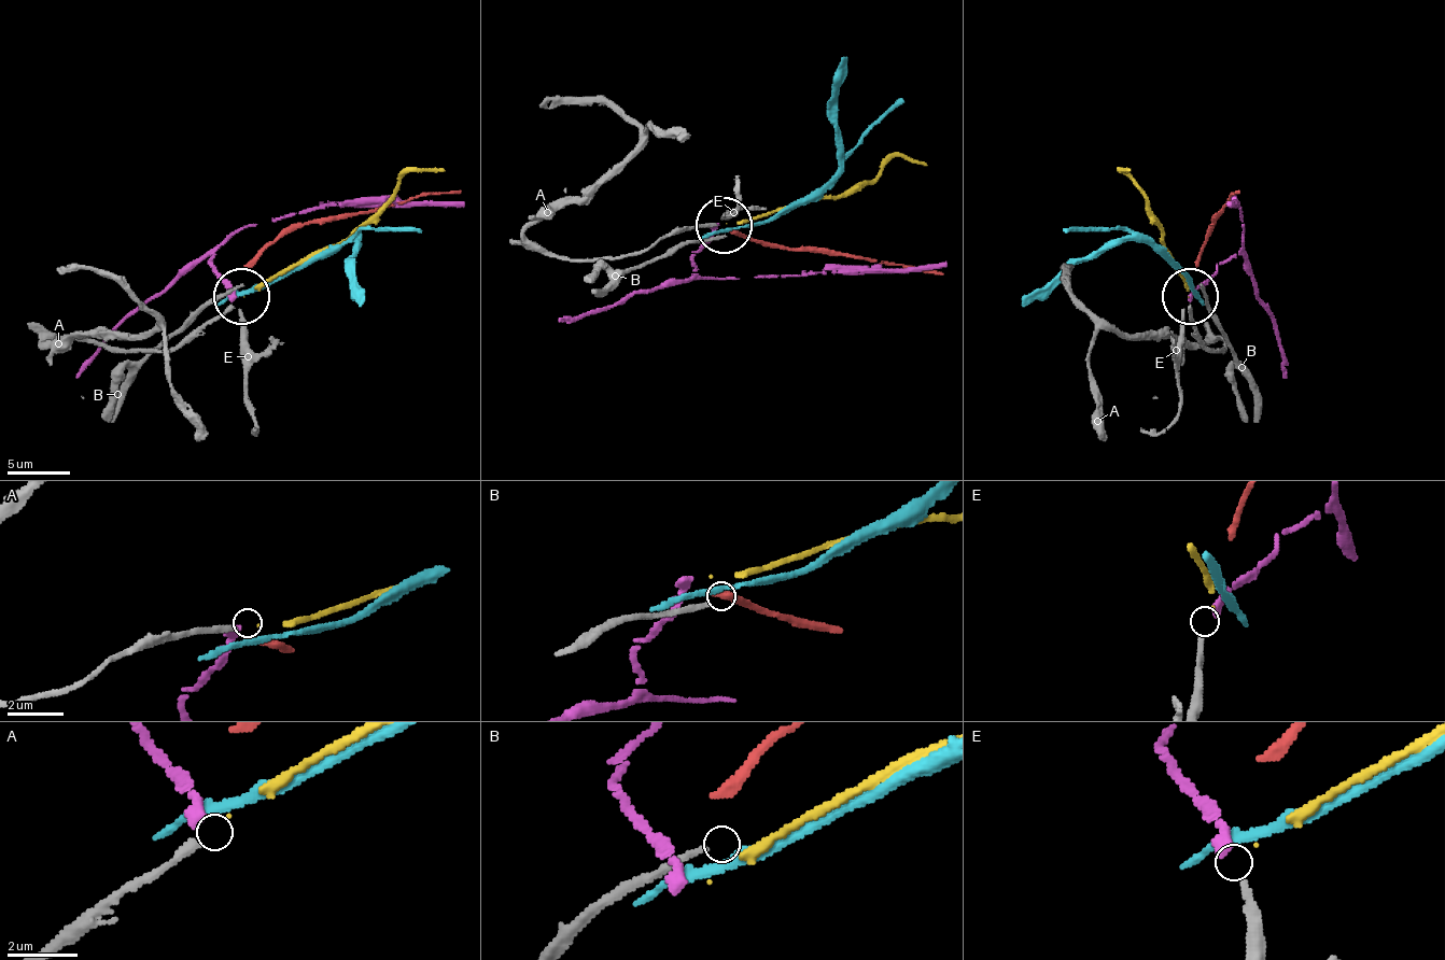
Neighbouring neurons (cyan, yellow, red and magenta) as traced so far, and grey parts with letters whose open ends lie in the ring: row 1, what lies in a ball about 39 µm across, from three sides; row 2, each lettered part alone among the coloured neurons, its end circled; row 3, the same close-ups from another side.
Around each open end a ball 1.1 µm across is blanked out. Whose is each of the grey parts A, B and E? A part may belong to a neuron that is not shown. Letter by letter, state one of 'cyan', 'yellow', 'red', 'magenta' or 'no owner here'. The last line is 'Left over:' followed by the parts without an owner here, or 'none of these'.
A: yellow
B: no owner here
E: magenta
Left over: B

